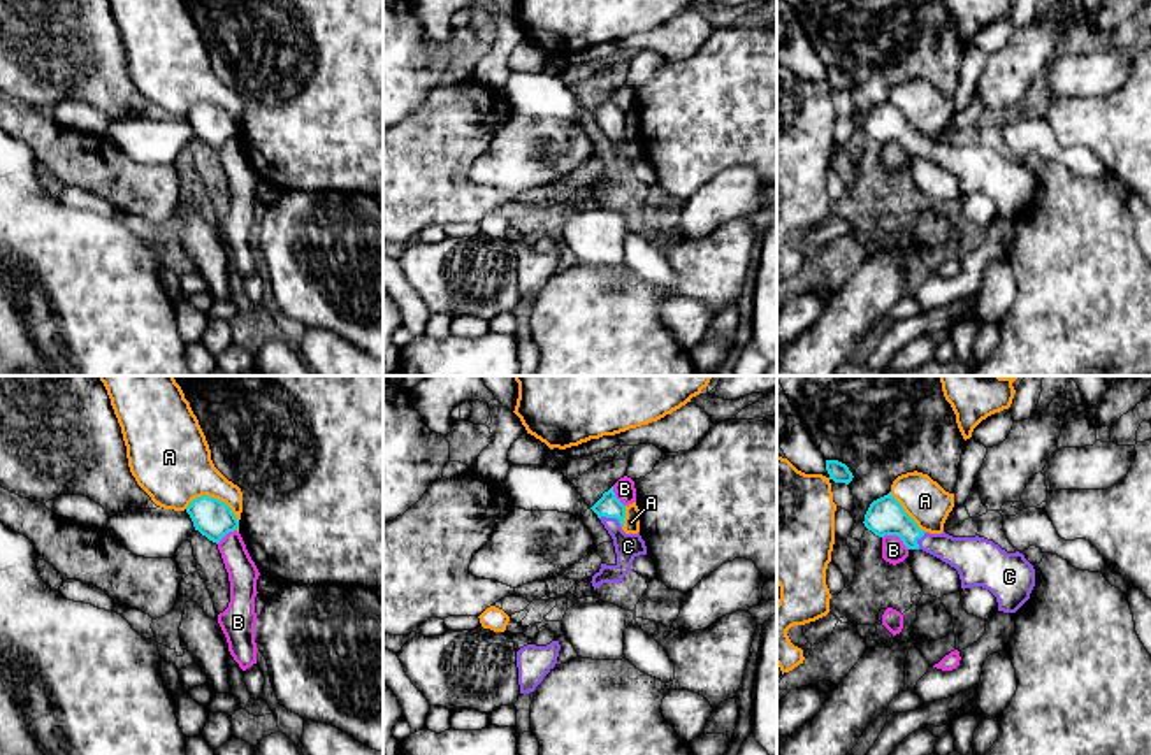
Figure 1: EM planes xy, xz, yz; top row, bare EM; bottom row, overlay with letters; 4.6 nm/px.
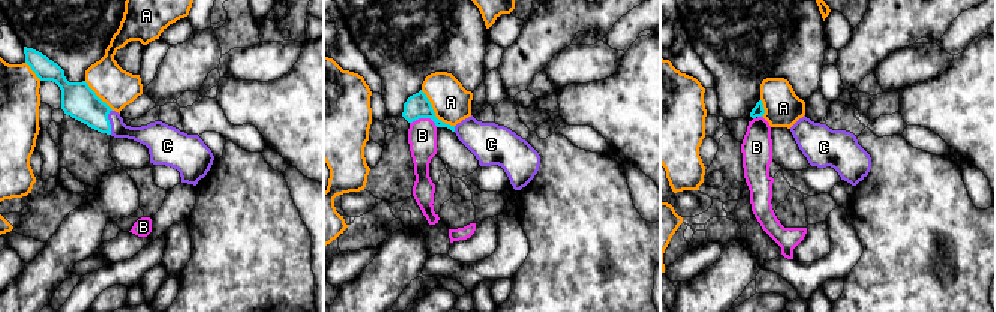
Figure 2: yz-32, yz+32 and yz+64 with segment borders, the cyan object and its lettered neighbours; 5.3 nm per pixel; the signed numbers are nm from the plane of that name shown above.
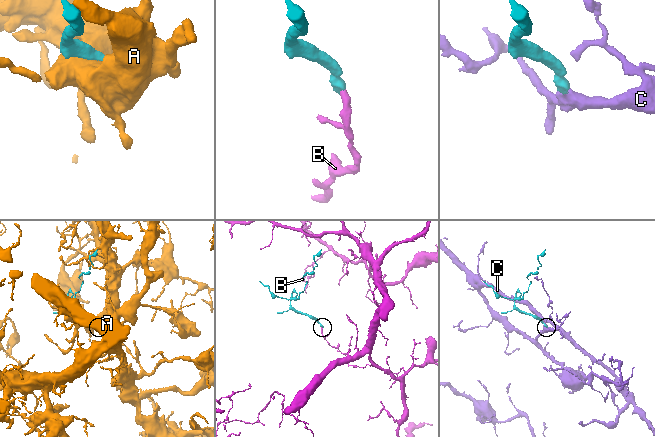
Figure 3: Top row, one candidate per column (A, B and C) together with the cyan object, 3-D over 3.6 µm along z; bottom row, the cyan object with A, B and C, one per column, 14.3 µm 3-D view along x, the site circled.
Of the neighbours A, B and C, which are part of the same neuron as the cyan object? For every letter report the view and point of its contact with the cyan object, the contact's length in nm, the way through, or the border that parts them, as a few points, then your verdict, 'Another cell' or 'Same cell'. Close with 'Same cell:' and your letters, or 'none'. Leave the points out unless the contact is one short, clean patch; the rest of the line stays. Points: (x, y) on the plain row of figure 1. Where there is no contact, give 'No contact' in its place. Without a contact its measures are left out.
A: Touches cyan at xy (215, 106). Shared border 260 nm. Another cell
B: Touches cyan at yz (897, 141). Shared border 140 nm. Boundary: yz (883, 143), (897, 143), (909, 155). Another cell
C: Touches cyan at xz (612, 123). Shared border 120 nm. Path across: xz (608, 111), (612, 123), (615, 139), (628, 153). Same cell
Same cell: C

